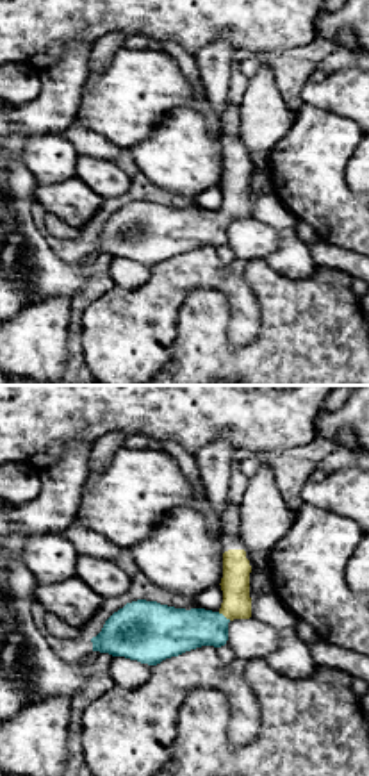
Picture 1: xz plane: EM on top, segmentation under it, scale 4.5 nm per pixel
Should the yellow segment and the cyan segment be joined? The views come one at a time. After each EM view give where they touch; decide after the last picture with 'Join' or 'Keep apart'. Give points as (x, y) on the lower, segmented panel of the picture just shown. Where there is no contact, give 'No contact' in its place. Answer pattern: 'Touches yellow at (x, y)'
Touches yellow at (225, 616)

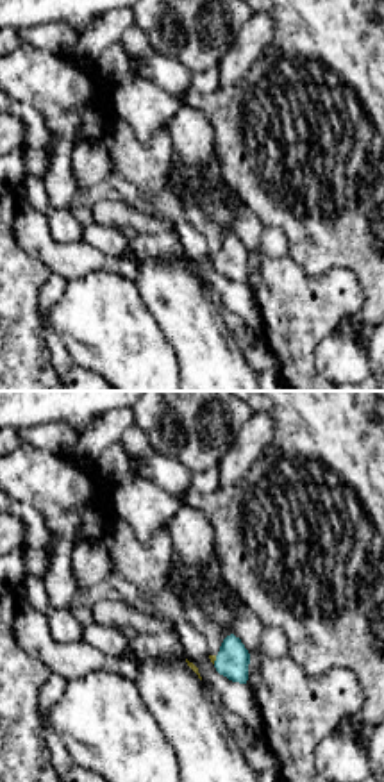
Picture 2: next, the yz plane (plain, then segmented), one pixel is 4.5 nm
Touches yellow at (215, 659)

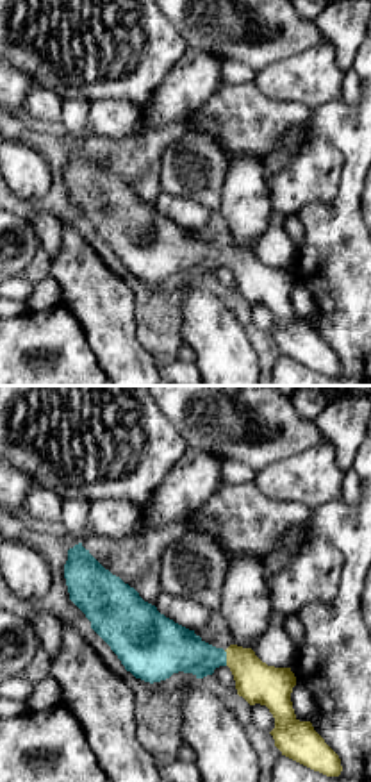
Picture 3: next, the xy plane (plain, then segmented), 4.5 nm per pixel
Touches yellow at (227, 657)

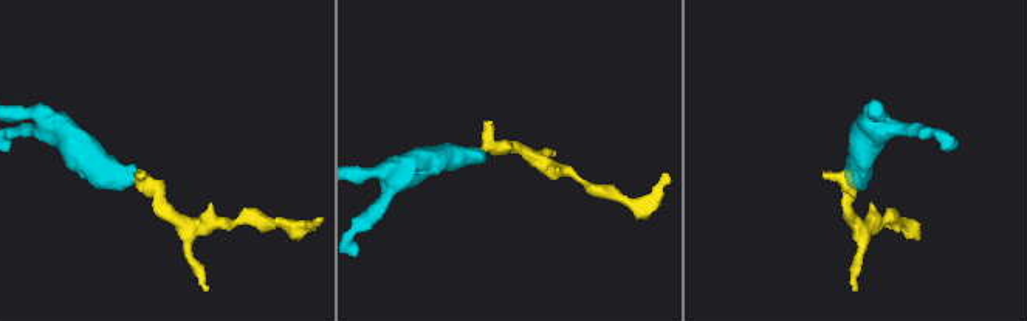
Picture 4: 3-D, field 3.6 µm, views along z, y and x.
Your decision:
Join

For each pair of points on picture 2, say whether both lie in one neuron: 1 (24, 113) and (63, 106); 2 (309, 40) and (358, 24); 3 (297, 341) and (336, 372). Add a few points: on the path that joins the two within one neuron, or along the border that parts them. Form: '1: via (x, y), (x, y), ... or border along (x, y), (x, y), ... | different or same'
1: border along (18, 100), (41, 118), (49, 136), (45, 150) | different
2: via (322, 40), (342, 40), (345, 36) | same
3: border along (331, 327), (315, 350), (317, 372) | different

